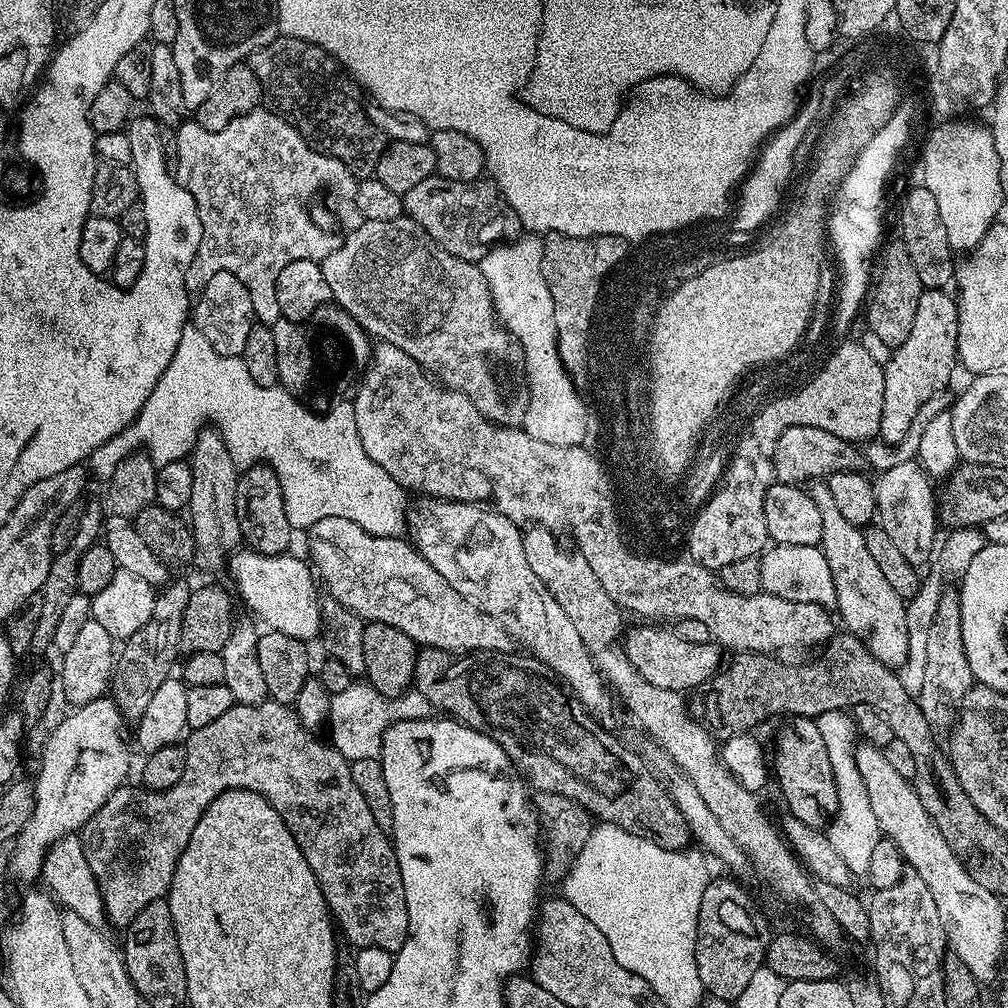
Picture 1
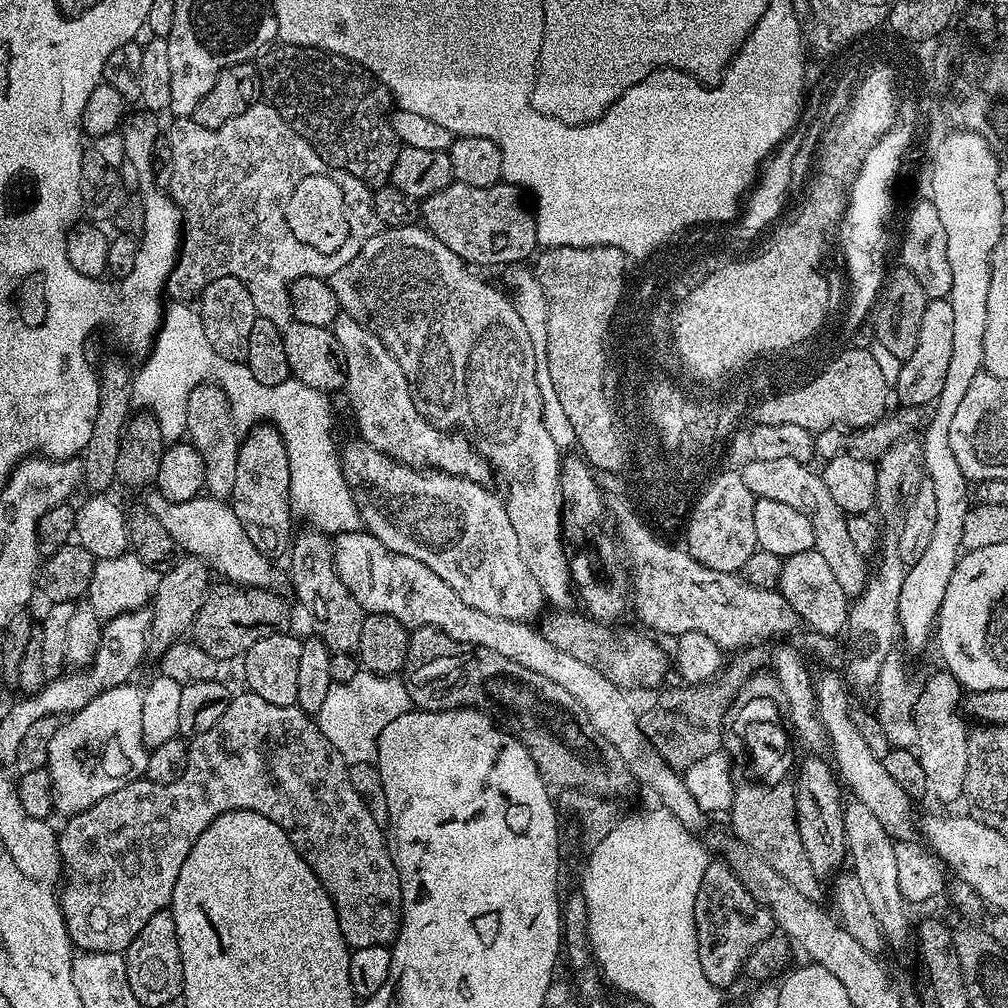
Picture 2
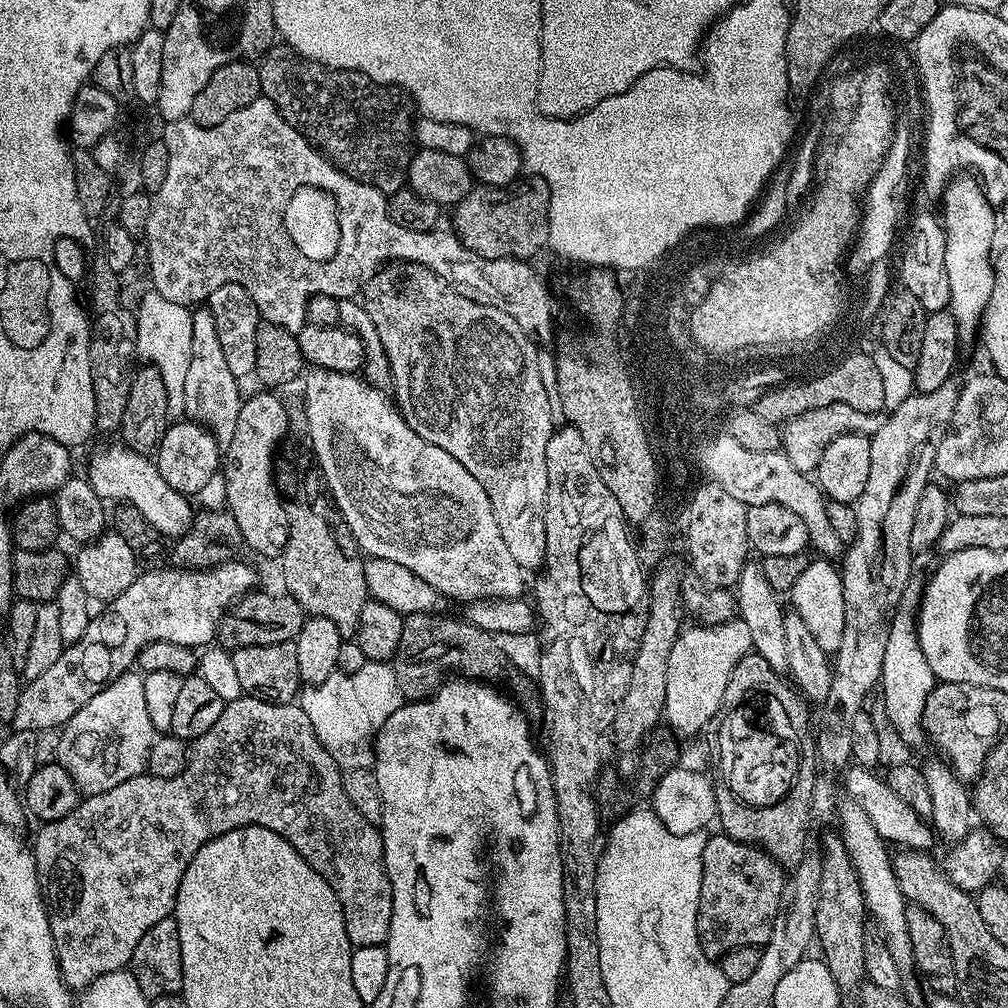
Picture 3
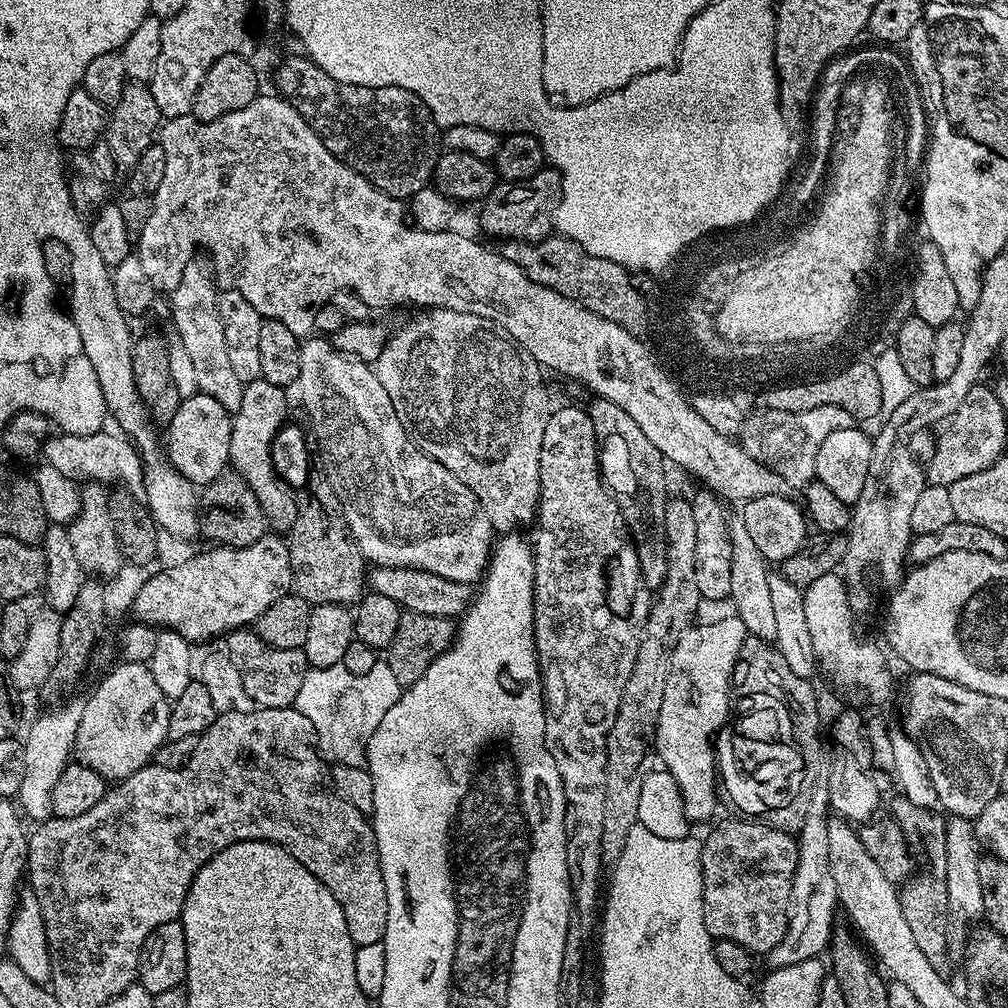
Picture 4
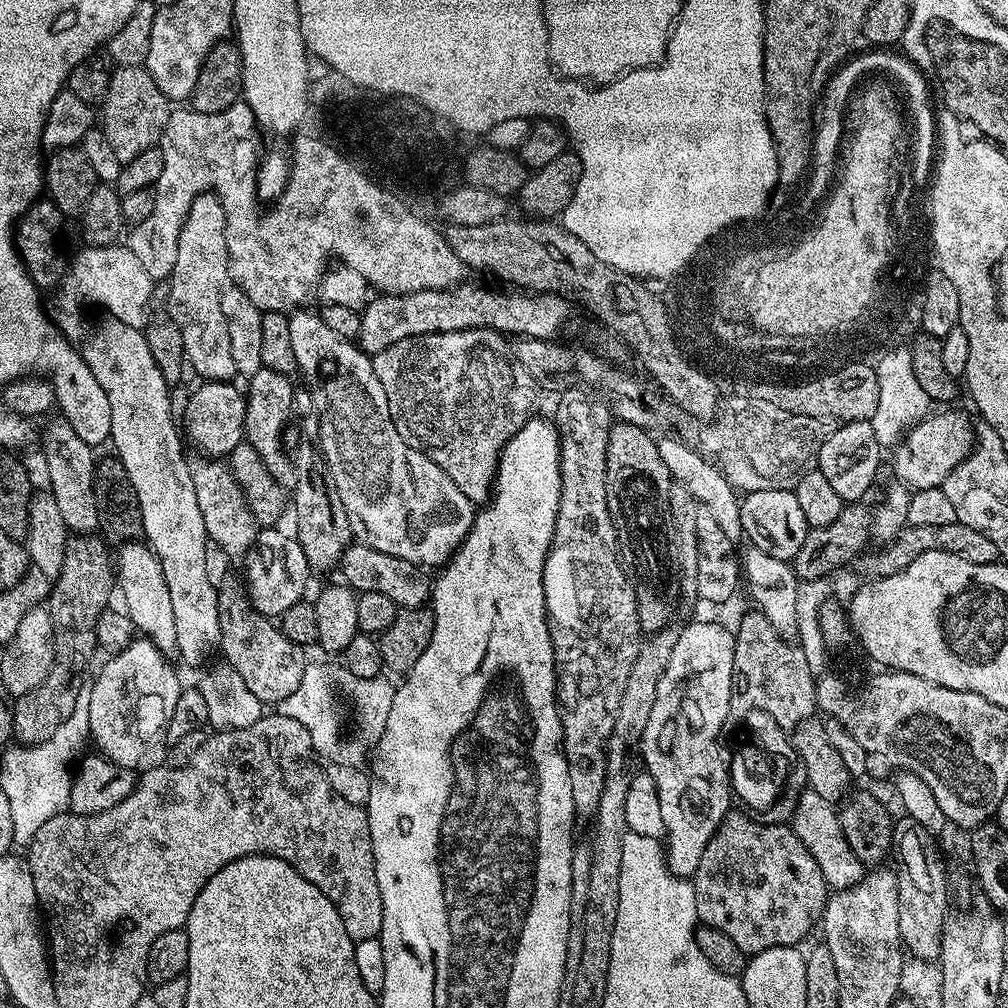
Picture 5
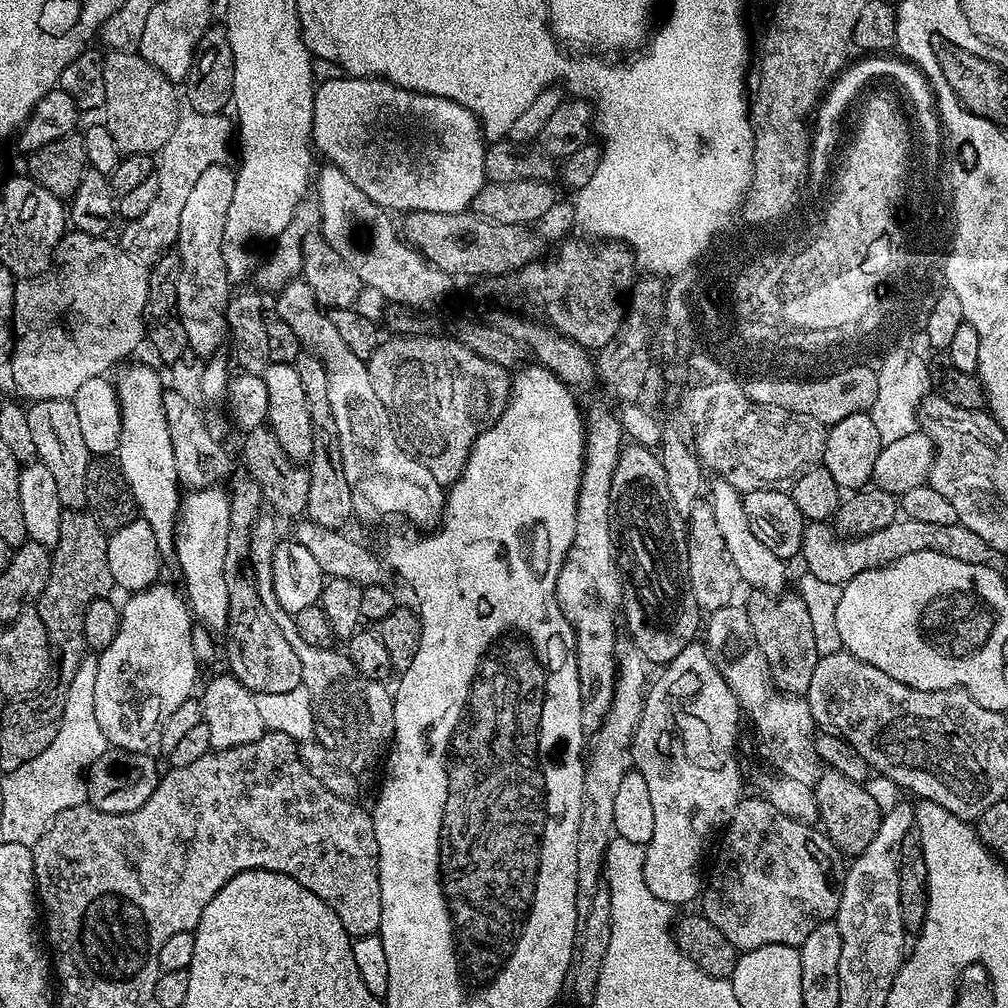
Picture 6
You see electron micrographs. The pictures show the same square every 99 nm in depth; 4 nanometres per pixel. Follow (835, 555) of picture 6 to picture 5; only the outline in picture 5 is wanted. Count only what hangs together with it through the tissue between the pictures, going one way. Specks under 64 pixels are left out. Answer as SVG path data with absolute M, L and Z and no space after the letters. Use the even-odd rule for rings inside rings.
M951 524L950 526L906 526L892 540L883 545L884 548L877 556L864 554L859 557L858 565L868 578L879 578L889 576L895 572L900 572L914 558L919 558L921 554L930 554L930 550L942 550L946 554L958 554L958 558L966 558L966 562L975 564L995 564L1000 560L998 546L986 538L978 530L970 530L970 526L965 524Z

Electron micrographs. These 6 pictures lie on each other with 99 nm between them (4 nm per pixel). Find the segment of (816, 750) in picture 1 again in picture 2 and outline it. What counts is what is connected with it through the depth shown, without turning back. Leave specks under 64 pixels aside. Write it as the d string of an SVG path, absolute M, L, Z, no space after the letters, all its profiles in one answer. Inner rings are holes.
M820 754L805 756L804 761L799 761L798 771L794 776L798 834L802 837L802 847L810 858L814 874L821 878L832 878L837 875L841 867L839 864L845 863L848 856L846 826L843 825L846 802L844 798L840 798L842 786L829 761Z

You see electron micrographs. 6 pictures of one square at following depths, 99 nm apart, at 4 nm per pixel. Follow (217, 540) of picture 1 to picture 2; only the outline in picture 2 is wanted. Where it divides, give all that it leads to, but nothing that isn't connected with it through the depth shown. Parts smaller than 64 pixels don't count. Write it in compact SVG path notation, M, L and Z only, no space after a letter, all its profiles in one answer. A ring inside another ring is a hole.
M199 384L190 390L190 398L186 406L187 439L202 454L202 462L206 470L204 487L207 495L217 498L231 497L234 490L234 477L238 470L238 450L241 433L236 427L228 399L217 384Z

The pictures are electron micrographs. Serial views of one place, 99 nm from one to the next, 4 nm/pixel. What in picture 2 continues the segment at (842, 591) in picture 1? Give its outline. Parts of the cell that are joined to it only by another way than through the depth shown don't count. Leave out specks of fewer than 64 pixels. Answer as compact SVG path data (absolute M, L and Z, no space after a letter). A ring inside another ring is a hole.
M755 458L749 461L749 464L742 468L746 486L750 486L750 490L757 498L774 498L774 502L794 506L794 510L801 511L810 519L814 529L814 549L827 561L844 594L852 600L859 596L865 588L865 582L868 581L870 566L867 557L859 553L851 540L846 527L847 513L843 512L838 502L831 497L823 475L819 471L814 472L808 464L802 464L797 460L782 459L773 464Z

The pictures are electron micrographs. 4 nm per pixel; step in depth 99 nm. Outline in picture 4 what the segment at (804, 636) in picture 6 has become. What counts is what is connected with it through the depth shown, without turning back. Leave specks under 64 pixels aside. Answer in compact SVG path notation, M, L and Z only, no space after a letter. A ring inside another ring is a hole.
M745 635L742 642L742 650L736 659L736 665L732 671L731 691L738 692L768 692L780 700L790 702L791 708L796 712L793 716L796 740L802 746L802 757L806 757L815 751L819 735L814 731L812 718L818 714L818 702L810 686L811 681L805 677L794 674L790 670L786 658L782 658L780 651L767 640L759 640L757 637Z

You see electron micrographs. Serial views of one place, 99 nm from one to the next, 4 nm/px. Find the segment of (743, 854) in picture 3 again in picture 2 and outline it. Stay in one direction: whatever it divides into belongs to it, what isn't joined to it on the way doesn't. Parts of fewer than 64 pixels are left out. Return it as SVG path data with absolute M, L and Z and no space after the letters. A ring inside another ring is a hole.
M719 858L709 859L706 874L702 874L702 886L698 886L698 898L694 902L694 926L702 974L706 974L706 982L721 990L727 990L736 979L741 979L744 963L754 946L774 934L768 909L748 893L734 870Z

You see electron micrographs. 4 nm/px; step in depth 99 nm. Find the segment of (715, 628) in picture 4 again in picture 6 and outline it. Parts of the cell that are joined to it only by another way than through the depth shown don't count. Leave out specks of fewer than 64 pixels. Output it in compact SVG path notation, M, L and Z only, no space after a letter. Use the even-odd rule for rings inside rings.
M693 642L678 654L669 664L663 665L660 677L651 681L644 698L644 709L642 718L636 727L636 733L632 739L632 764L635 771L646 778L646 786L650 789L650 806L654 809L654 834L650 834L650 842L644 845L644 877L646 886L650 886L650 892L662 898L667 904L679 906L679 904L688 904L692 899L699 897L702 892L702 868L700 872L700 863L703 862L704 847L708 844L708 839L712 835L715 837L727 825L729 818L734 814L738 802L742 799L740 792L740 764L736 761L736 735L740 732L740 720L742 722L742 711L740 704L736 701L734 693L730 686L726 686L726 678L716 669L716 663L712 661L707 647L703 643Z

